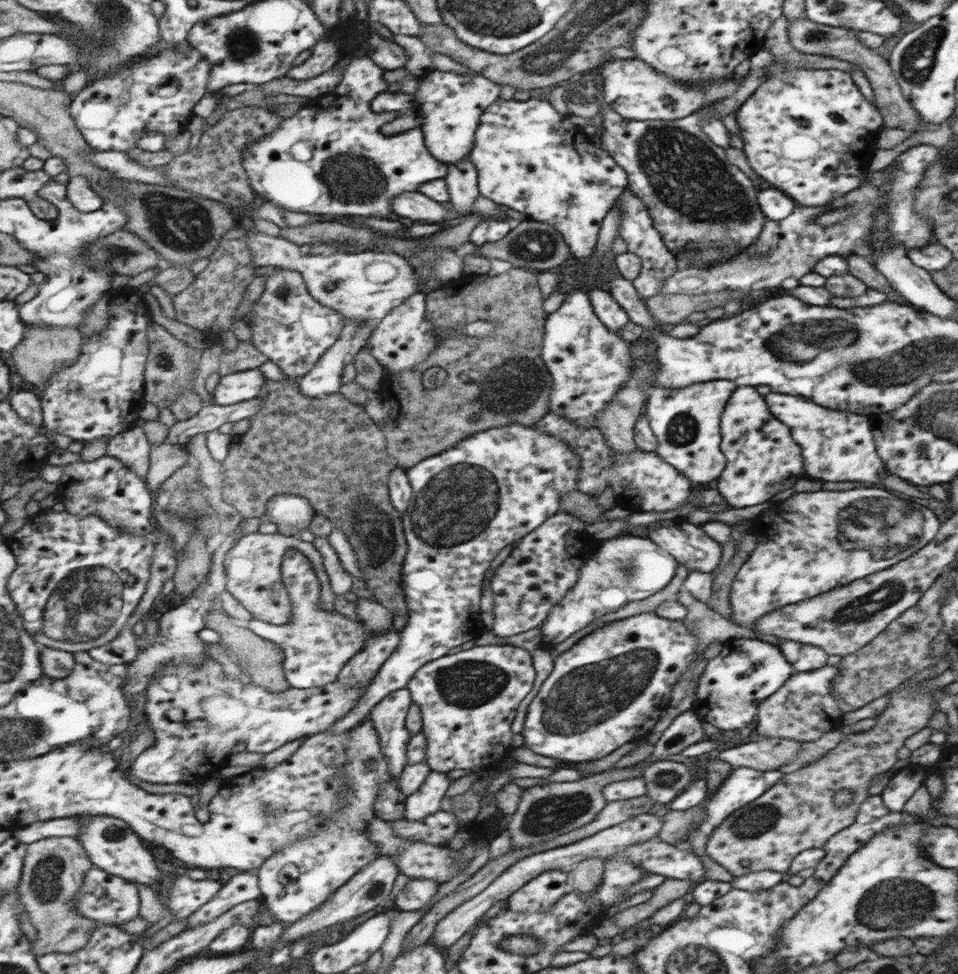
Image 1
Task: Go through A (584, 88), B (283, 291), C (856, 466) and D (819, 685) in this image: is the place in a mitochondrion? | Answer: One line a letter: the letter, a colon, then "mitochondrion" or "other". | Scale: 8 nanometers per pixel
A: mitochondrion
B: mitochondrion
C: other
D: other

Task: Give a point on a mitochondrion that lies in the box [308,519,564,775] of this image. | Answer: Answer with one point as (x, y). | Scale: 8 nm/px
(468, 684)

